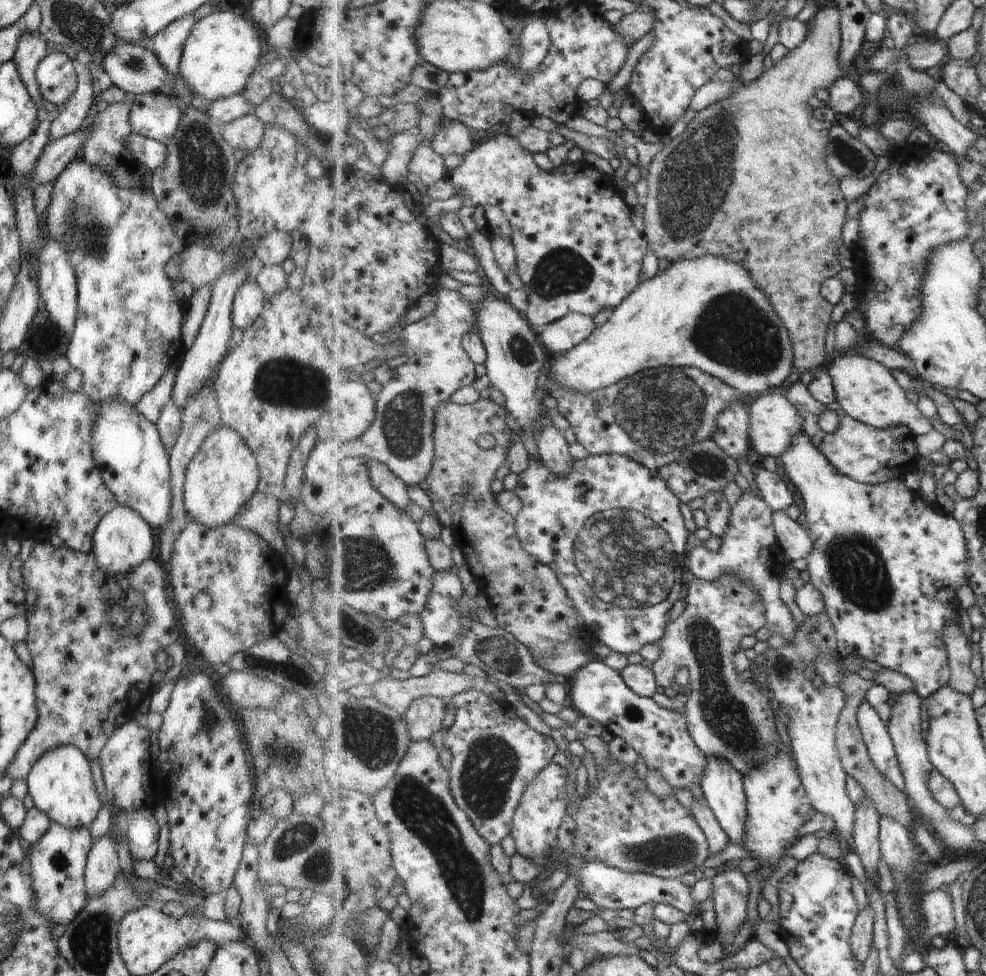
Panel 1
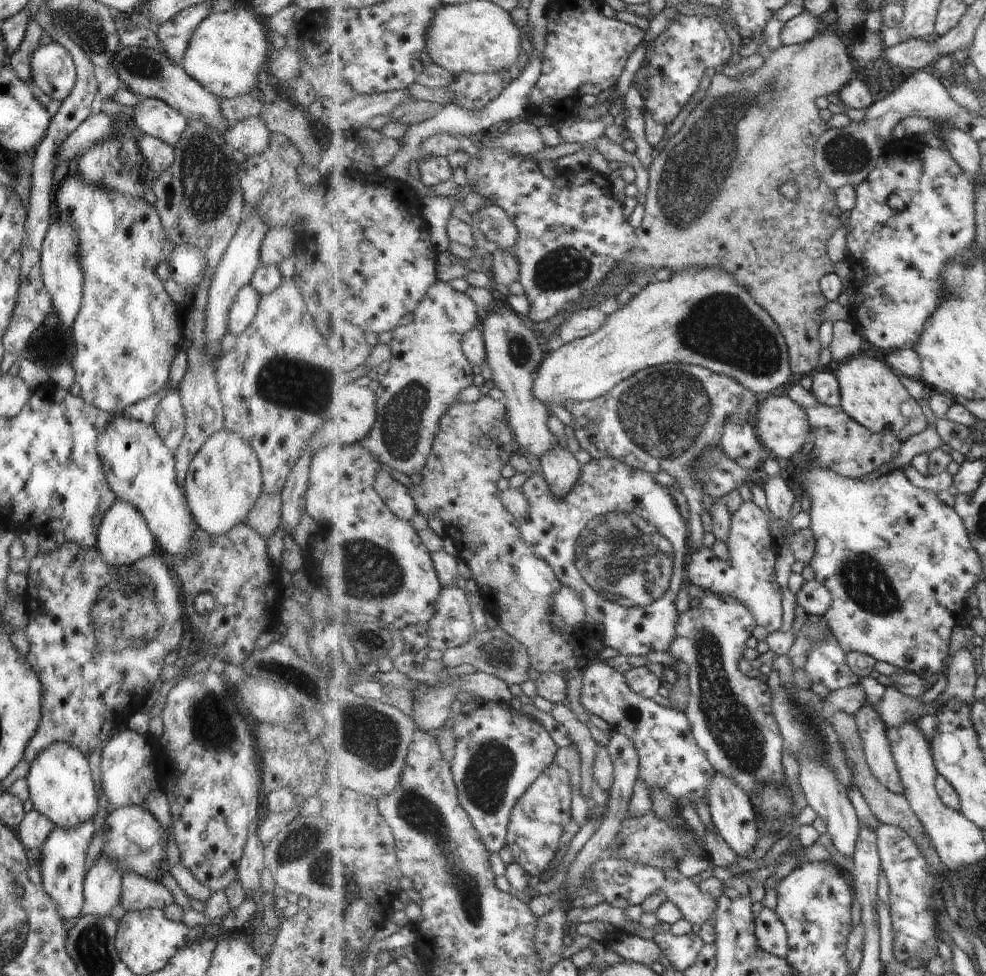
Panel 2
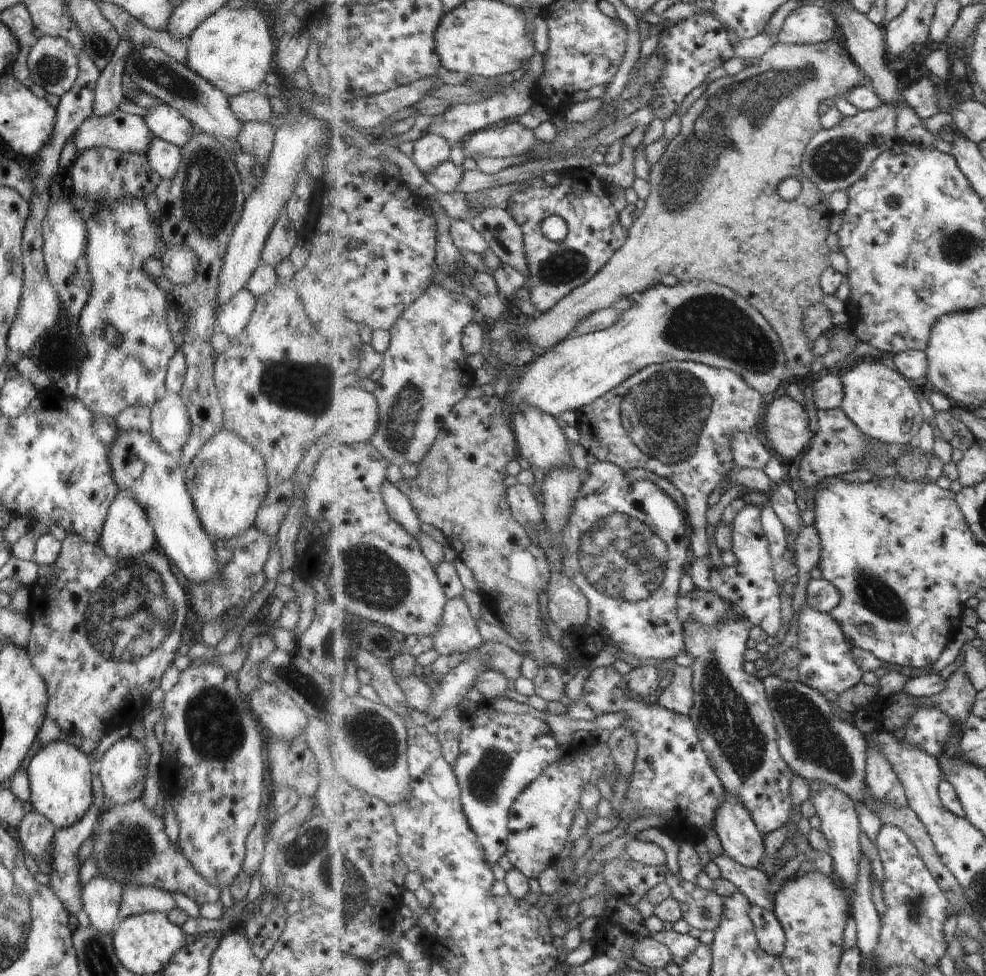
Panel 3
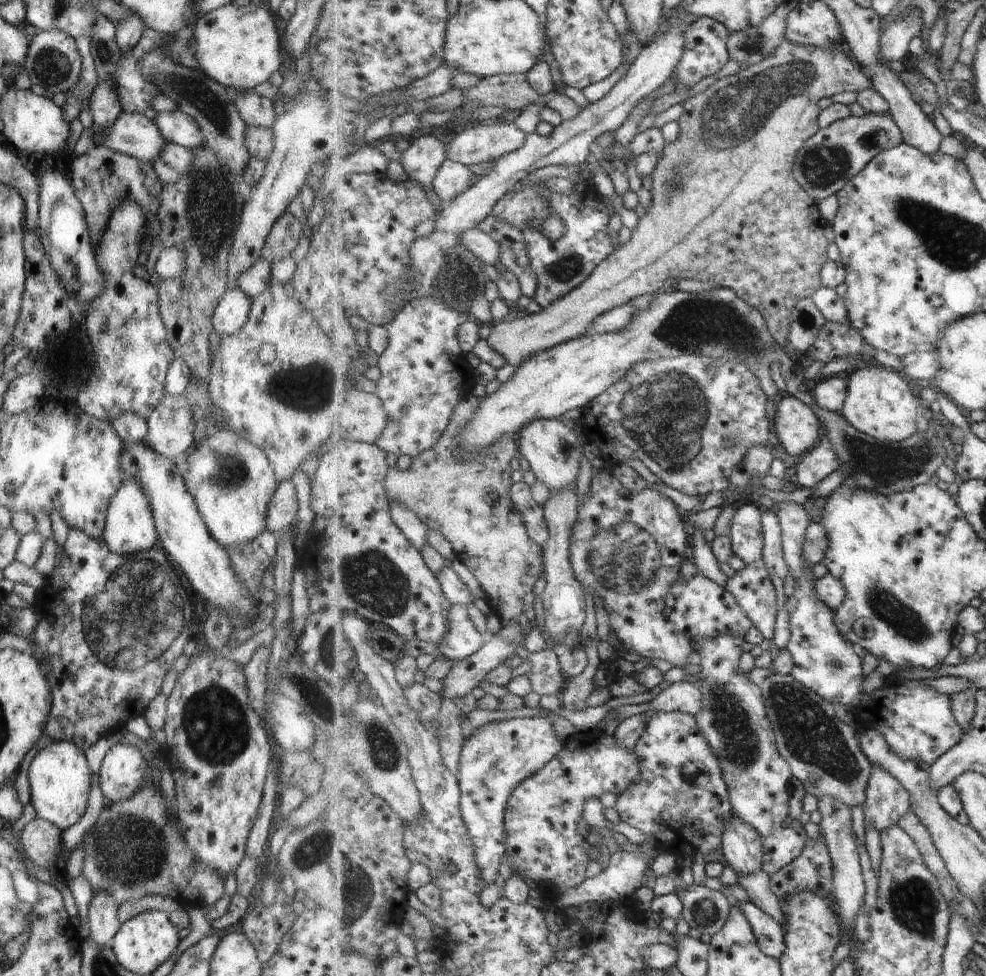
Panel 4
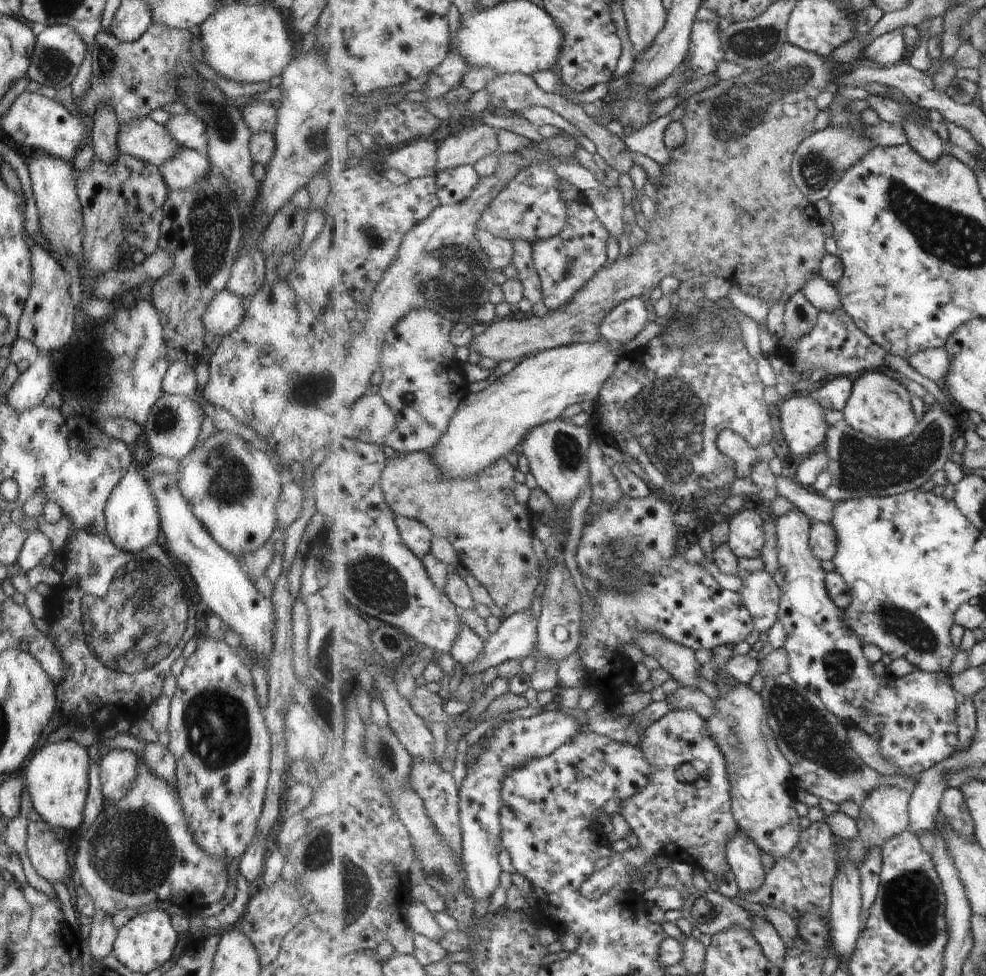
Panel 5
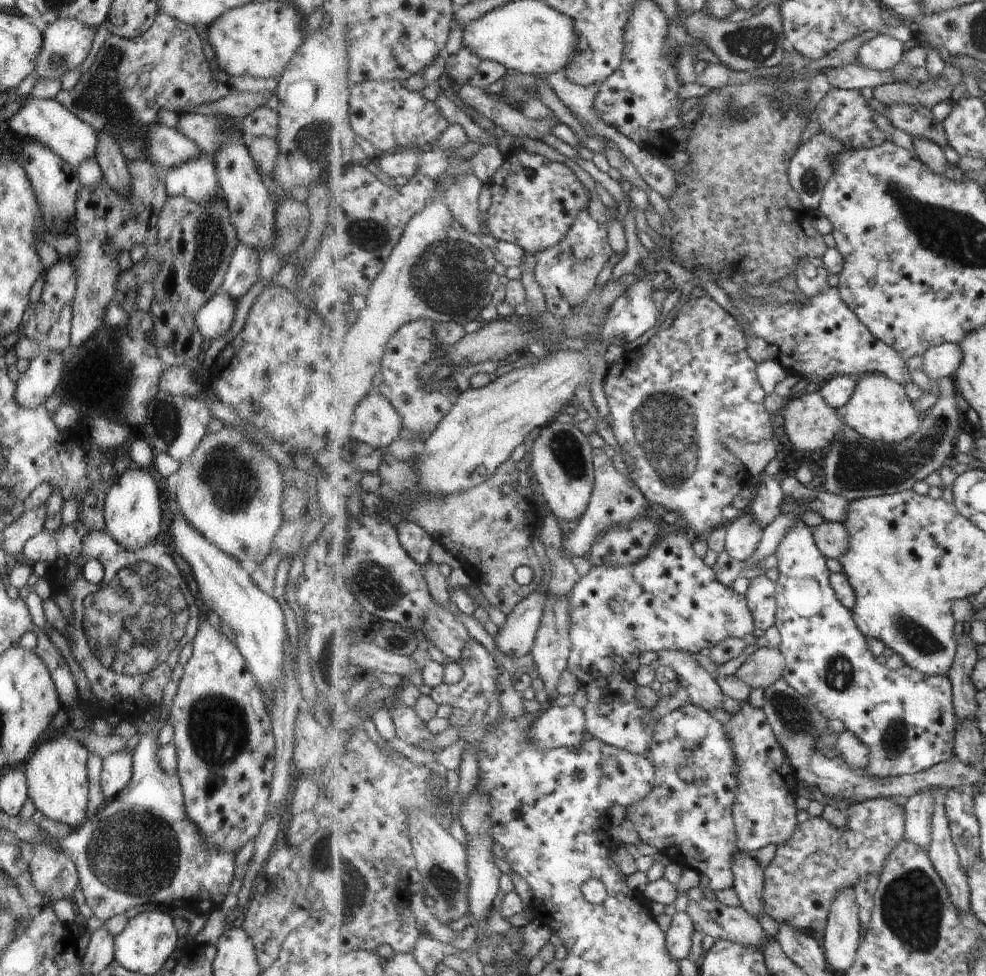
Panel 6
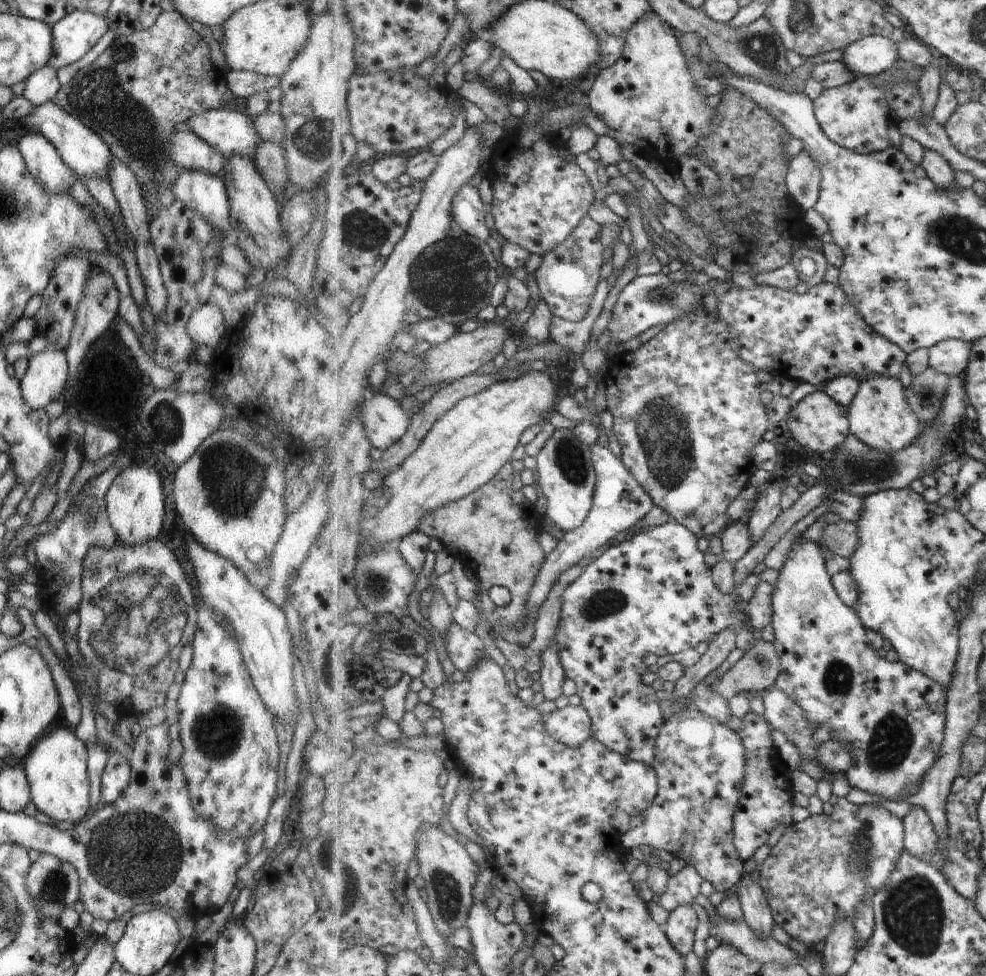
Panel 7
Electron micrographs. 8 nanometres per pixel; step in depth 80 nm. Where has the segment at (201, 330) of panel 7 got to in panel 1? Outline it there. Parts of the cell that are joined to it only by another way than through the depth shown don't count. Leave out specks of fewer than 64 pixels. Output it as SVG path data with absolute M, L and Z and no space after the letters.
M252 277L239 284L231 306L232 327L241 331L247 329L247 326L250 326L261 313L265 298Z

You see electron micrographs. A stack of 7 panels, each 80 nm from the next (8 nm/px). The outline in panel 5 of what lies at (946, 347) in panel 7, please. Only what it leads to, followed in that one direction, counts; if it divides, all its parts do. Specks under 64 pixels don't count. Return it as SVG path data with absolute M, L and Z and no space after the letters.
M939 347L917 353L908 358L907 362L919 374L941 385L943 379L948 375L951 357L945 347Z

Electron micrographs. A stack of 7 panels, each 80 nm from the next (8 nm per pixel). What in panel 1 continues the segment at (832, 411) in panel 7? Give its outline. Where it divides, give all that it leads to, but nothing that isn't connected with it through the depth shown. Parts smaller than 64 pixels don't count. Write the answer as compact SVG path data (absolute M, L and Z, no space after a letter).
M782 391L779 394L777 392L773 392L773 394L763 393L746 407L751 422L751 446L755 446L757 453L764 458L767 456L774 459L780 458L791 450L791 446L795 444L799 434L804 433L805 419Z

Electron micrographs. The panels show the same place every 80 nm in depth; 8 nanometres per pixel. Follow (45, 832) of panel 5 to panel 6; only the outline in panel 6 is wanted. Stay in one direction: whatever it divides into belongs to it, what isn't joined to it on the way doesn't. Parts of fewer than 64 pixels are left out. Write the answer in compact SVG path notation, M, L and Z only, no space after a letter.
M51 843L34 844L31 850L27 863L34 889L49 906L53 900L71 900L72 891L78 882L73 862Z

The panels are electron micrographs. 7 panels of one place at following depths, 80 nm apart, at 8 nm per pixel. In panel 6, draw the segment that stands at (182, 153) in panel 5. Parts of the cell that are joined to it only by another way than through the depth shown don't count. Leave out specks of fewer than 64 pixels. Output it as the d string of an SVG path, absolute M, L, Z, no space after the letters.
M205 153L163 171L163 179L167 195L184 196L201 204L221 195L221 192L216 192L218 182L212 156Z

